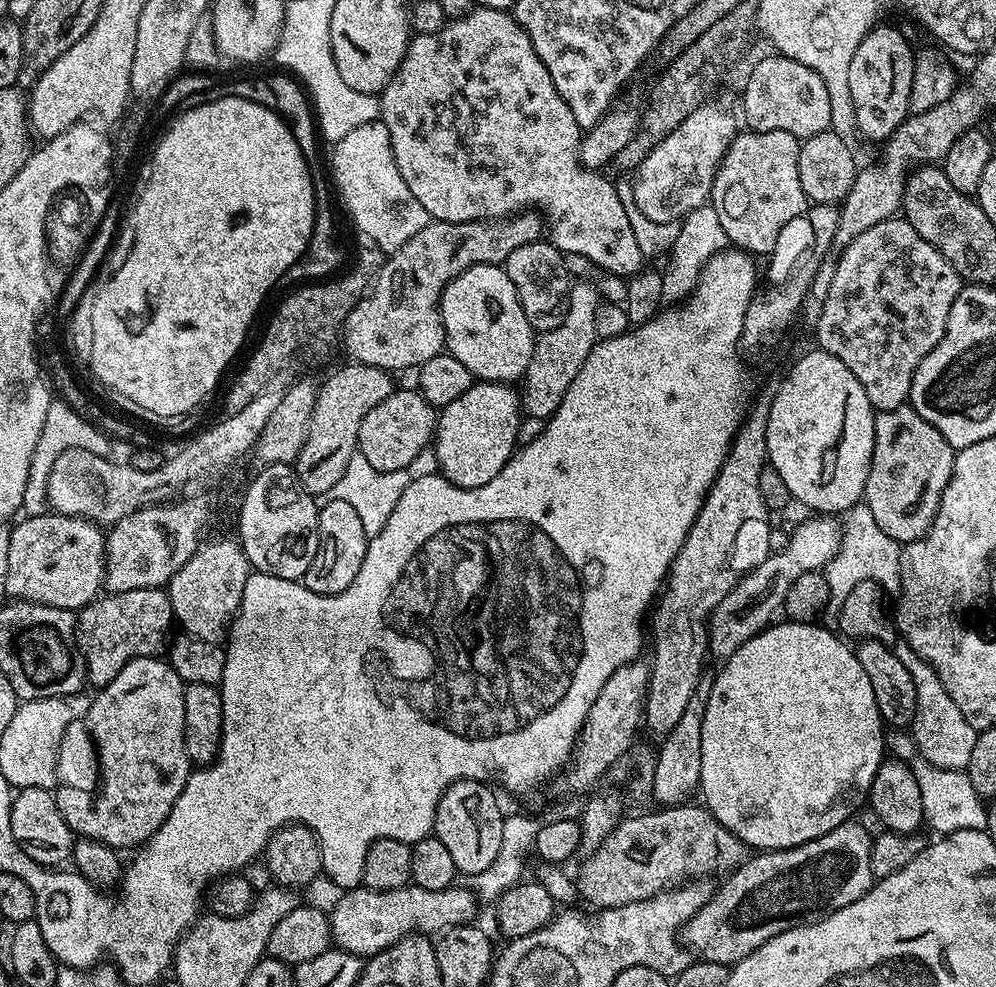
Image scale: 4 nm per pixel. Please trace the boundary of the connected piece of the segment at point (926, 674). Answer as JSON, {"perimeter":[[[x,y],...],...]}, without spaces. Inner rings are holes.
{"perimeter":[[[897,647],[895,654],[901,660],[902,666],[906,666],[906,670],[910,670],[910,674],[914,678],[916,717],[912,719],[910,735],[915,740],[922,758],[938,768],[967,769],[978,735],[977,729],[972,728],[970,722],[966,722],[962,710],[958,710],[958,706],[954,706],[954,698],[950,698],[946,686],[942,686],[938,674],[917,656],[913,648]]]}

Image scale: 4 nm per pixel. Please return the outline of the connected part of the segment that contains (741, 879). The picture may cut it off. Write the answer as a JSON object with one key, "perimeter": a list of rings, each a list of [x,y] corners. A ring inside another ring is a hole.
{"perimeter":[[[849,822],[834,826],[830,834],[822,834],[822,838],[814,838],[797,848],[764,850],[759,854],[749,855],[744,863],[725,879],[729,880],[713,891],[702,910],[698,910],[698,914],[694,914],[694,918],[690,918],[690,922],[684,925],[682,940],[687,951],[701,960],[731,966],[746,958],[746,954],[770,942],[770,938],[803,924],[813,924],[820,917],[842,906],[850,906],[850,902],[858,902],[858,898],[862,898],[862,894],[866,894],[874,883],[870,870],[873,839],[873,833],[862,830],[860,824]]]}

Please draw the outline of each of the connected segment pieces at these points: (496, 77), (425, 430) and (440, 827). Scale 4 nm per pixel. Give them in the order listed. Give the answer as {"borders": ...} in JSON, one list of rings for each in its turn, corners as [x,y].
{"borders":[[[[473,7],[471,12],[464,13],[449,19],[444,27],[439,28],[434,34],[416,34],[408,41],[408,49],[404,61],[384,87],[380,97],[380,119],[390,130],[390,146],[394,150],[394,162],[398,162],[398,174],[406,186],[410,186],[410,194],[422,202],[432,220],[442,222],[478,222],[479,220],[502,220],[529,210],[539,210],[546,217],[547,239],[559,252],[568,256],[582,256],[591,261],[603,273],[610,276],[627,278],[635,276],[645,267],[646,257],[638,248],[634,231],[631,229],[630,220],[627,218],[625,201],[620,201],[620,192],[599,171],[585,168],[580,162],[580,138],[582,129],[570,114],[570,106],[558,94],[554,86],[554,78],[542,66],[542,58],[534,50],[526,30],[516,21],[511,11],[502,8]]],[[[393,390],[386,399],[378,402],[378,406],[374,406],[374,410],[370,410],[366,414],[366,418],[362,418],[362,426],[358,430],[358,452],[364,455],[366,461],[370,462],[371,466],[374,466],[374,469],[378,471],[408,469],[419,452],[427,449],[433,443],[437,415],[437,409],[428,404],[426,398],[421,396],[419,391],[400,392],[400,390]]],[[[459,780],[446,789],[438,802],[434,834],[454,857],[457,873],[465,877],[482,874],[482,870],[488,869],[490,862],[498,858],[502,846],[506,816],[500,813],[500,804],[491,791],[495,792],[483,780]]]]}

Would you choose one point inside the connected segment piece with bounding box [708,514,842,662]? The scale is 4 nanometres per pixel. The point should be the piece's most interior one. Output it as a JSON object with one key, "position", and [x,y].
{"position":[751,606]}

